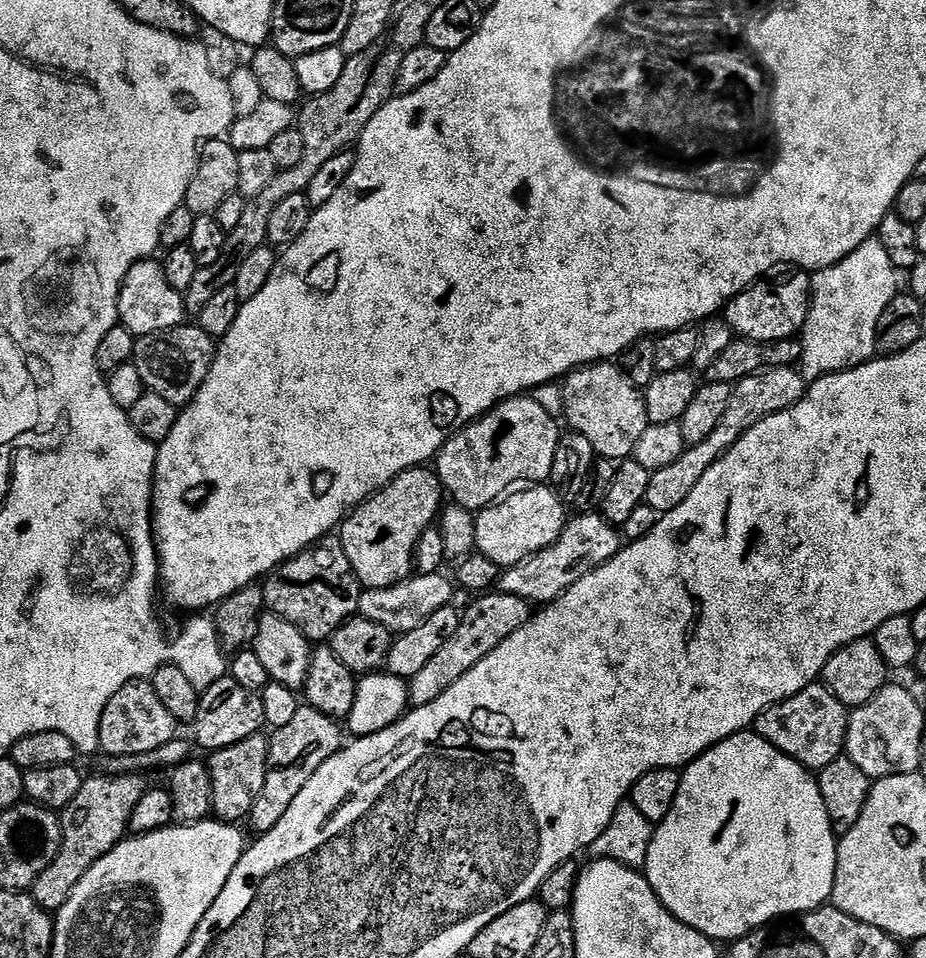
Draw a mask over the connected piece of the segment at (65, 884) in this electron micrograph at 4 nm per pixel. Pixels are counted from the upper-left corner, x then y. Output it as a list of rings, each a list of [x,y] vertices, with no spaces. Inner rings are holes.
[[[140,774],[99,775],[92,777],[89,775],[85,779],[82,790],[78,790],[78,794],[74,794],[74,802],[67,804],[59,813],[62,833],[60,849],[54,862],[50,862],[50,866],[46,866],[46,870],[42,870],[42,874],[30,889],[30,894],[38,902],[38,906],[49,914],[59,912],[61,906],[70,898],[74,886],[78,886],[78,882],[88,873],[90,866],[94,866],[94,862],[101,860],[115,844],[119,844],[121,840],[125,839],[130,814],[134,810],[134,806],[138,806],[138,802],[142,802],[145,792],[150,787],[149,781],[144,781],[145,777]]]

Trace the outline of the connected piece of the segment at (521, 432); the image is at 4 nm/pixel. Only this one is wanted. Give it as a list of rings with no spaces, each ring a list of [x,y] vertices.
[[[521,394],[502,401],[474,423],[453,433],[451,439],[440,448],[434,468],[441,487],[447,495],[451,495],[449,497],[453,503],[479,512],[483,508],[491,507],[516,485],[539,484],[551,477],[562,428],[559,428],[558,420],[550,416],[547,407],[532,398],[534,397]]]

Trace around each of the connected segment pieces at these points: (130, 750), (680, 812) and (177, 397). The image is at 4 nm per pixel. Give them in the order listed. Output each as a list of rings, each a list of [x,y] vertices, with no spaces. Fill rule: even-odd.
[[[132,680],[110,702],[106,702],[106,710],[102,710],[102,718],[98,726],[100,752],[105,757],[137,756],[158,750],[166,746],[166,742],[177,739],[178,721],[166,706],[154,694],[154,686],[147,680]]]
[[[755,731],[736,732],[730,738],[718,742],[710,750],[703,752],[697,760],[692,760],[680,772],[678,798],[674,798],[674,806],[670,806],[670,814],[661,824],[655,825],[650,842],[650,850],[646,854],[646,862],[642,869],[648,877],[654,894],[659,898],[670,914],[674,914],[686,926],[698,930],[703,936],[715,942],[731,942],[741,940],[755,928],[771,925],[779,916],[795,918],[815,908],[823,908],[831,901],[834,890],[834,874],[836,873],[836,845],[838,837],[830,826],[830,814],[826,814],[826,802],[822,802],[820,781],[809,769],[803,768],[794,758],[782,754],[766,738],[756,735]]]
[[[185,322],[179,328],[162,330],[158,334],[137,336],[134,354],[130,361],[138,370],[145,389],[160,395],[161,398],[166,398],[166,402],[170,402],[178,410],[183,408],[185,404],[189,404],[194,398],[194,394],[198,394],[202,382],[206,382],[206,374],[210,374],[210,366],[214,362],[218,347],[217,341],[210,334],[204,333],[199,326],[191,328],[190,324]]]

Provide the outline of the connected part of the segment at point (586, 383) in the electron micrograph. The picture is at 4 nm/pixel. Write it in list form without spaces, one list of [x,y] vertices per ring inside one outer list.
[[[619,363],[586,364],[563,377],[562,389],[562,416],[564,420],[568,419],[567,427],[589,440],[597,457],[623,462],[635,453],[638,438],[646,434],[649,426],[646,402],[642,399],[641,389],[630,382]]]

